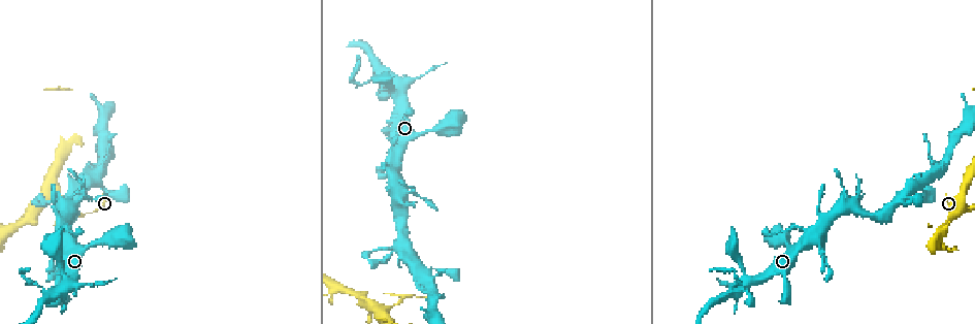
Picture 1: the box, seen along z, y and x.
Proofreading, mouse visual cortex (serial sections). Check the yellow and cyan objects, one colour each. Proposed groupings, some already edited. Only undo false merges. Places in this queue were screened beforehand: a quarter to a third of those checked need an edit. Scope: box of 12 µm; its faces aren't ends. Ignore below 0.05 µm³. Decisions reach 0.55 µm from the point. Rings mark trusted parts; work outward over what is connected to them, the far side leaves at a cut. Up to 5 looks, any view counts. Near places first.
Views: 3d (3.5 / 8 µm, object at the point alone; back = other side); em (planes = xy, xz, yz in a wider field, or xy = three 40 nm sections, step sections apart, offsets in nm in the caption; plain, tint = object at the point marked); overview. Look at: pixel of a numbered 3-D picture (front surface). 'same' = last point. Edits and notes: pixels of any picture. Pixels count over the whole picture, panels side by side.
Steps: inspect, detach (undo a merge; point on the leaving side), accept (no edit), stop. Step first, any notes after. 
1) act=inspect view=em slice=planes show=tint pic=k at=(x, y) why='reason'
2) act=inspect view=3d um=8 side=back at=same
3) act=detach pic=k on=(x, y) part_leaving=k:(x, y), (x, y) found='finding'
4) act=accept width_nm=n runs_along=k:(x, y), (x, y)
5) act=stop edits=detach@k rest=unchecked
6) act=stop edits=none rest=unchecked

act=inspect view=3d um=8 pic=1 at=(80, 214) why='abrupt turn'

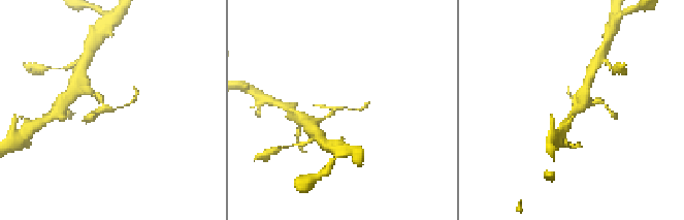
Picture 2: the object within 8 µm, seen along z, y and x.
act=inspect view=em slice=xy step=5 show=tint pic=2 at=(340, 108)

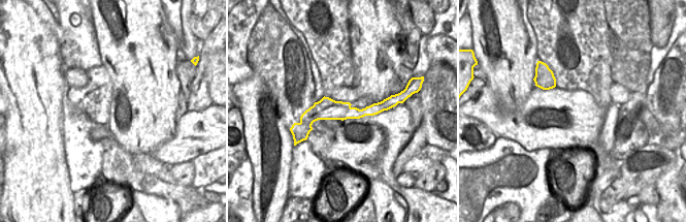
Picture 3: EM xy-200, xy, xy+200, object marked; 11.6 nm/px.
act=accept runs_along=2:(367, 106), (336, 108), (319, 119) found='continuous, no second cell'

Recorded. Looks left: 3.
act=inspect view=3d um=8 pic=1 at=(63, 236) why='branch point'

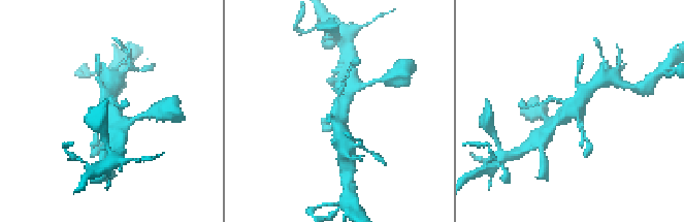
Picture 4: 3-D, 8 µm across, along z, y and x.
act=inspect view=em slice=xy step=3 show=tint pic=4 at=(572, 105) why='now the EM'

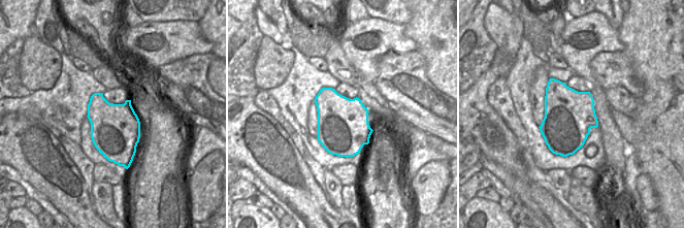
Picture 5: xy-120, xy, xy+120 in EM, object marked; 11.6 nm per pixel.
act=accept runs_along=4:(553, 124), (574, 107), (594, 85) found='continuous, no second cell'

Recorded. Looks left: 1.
act=stop edits=none rest=unchecked

